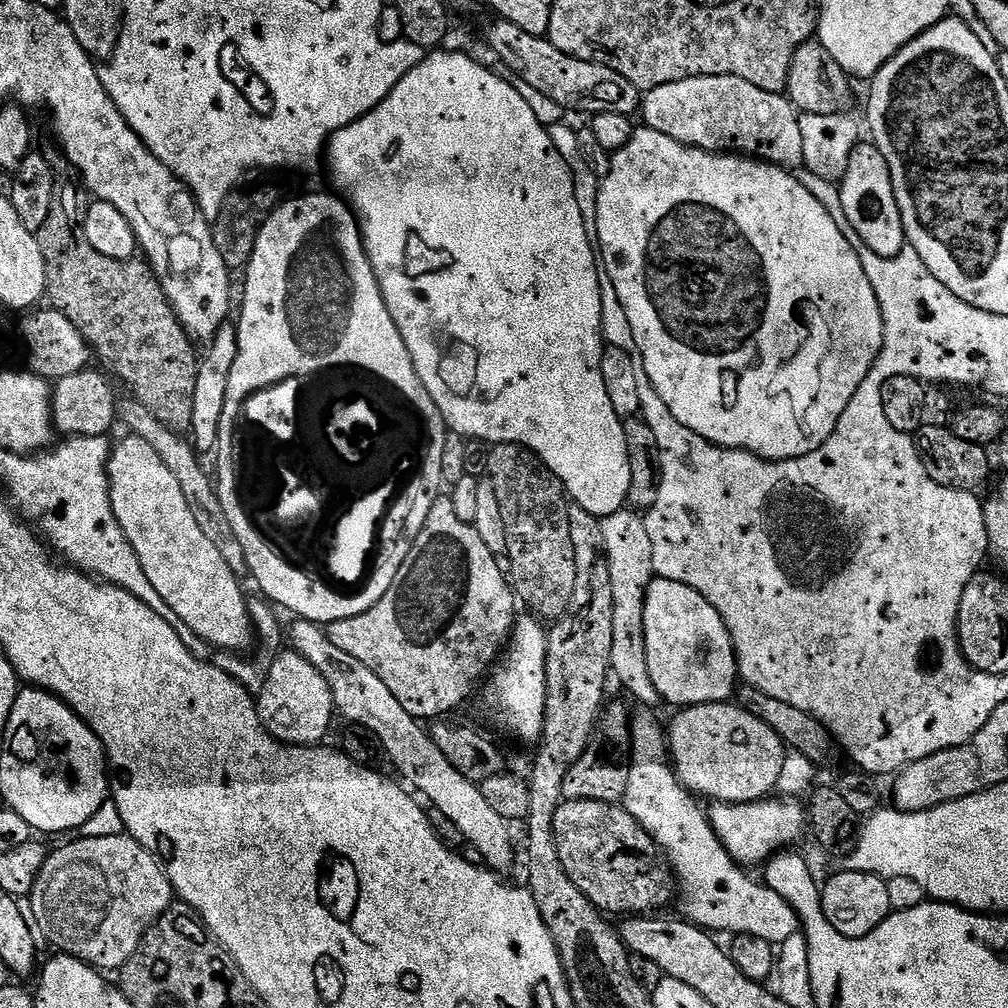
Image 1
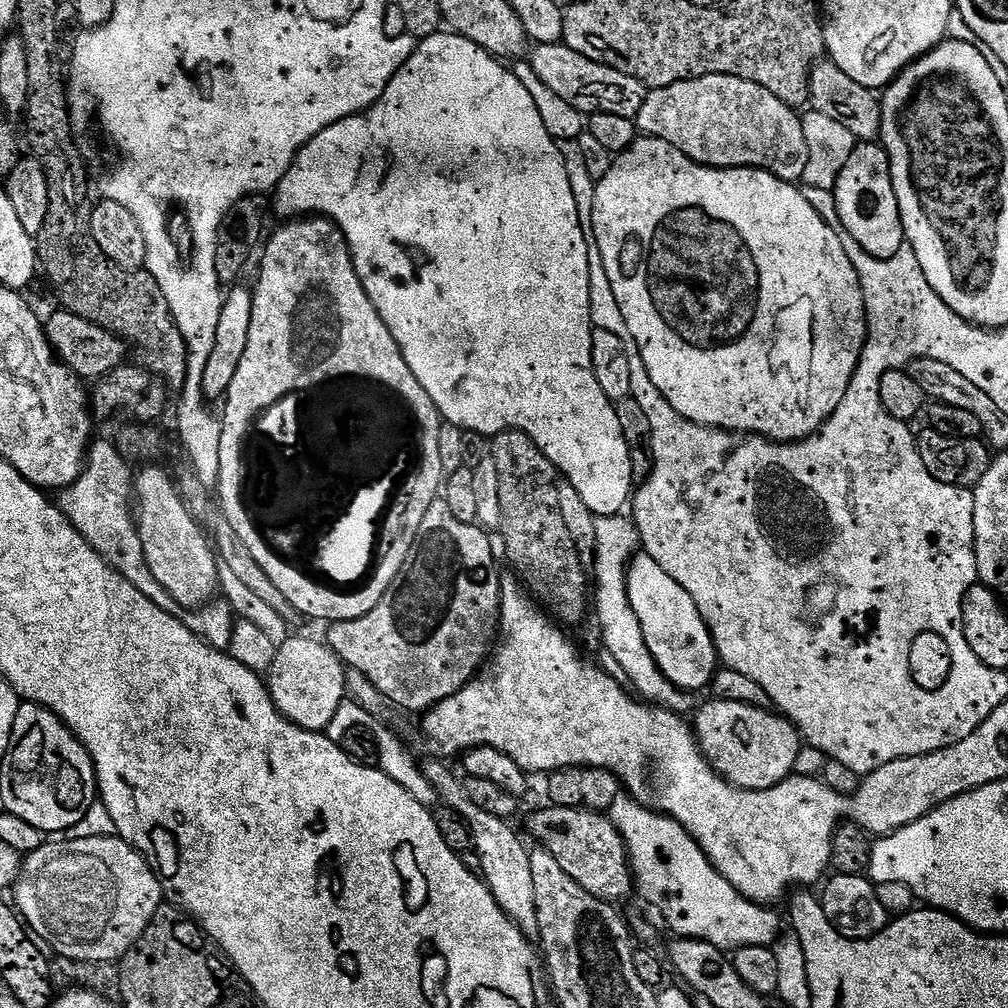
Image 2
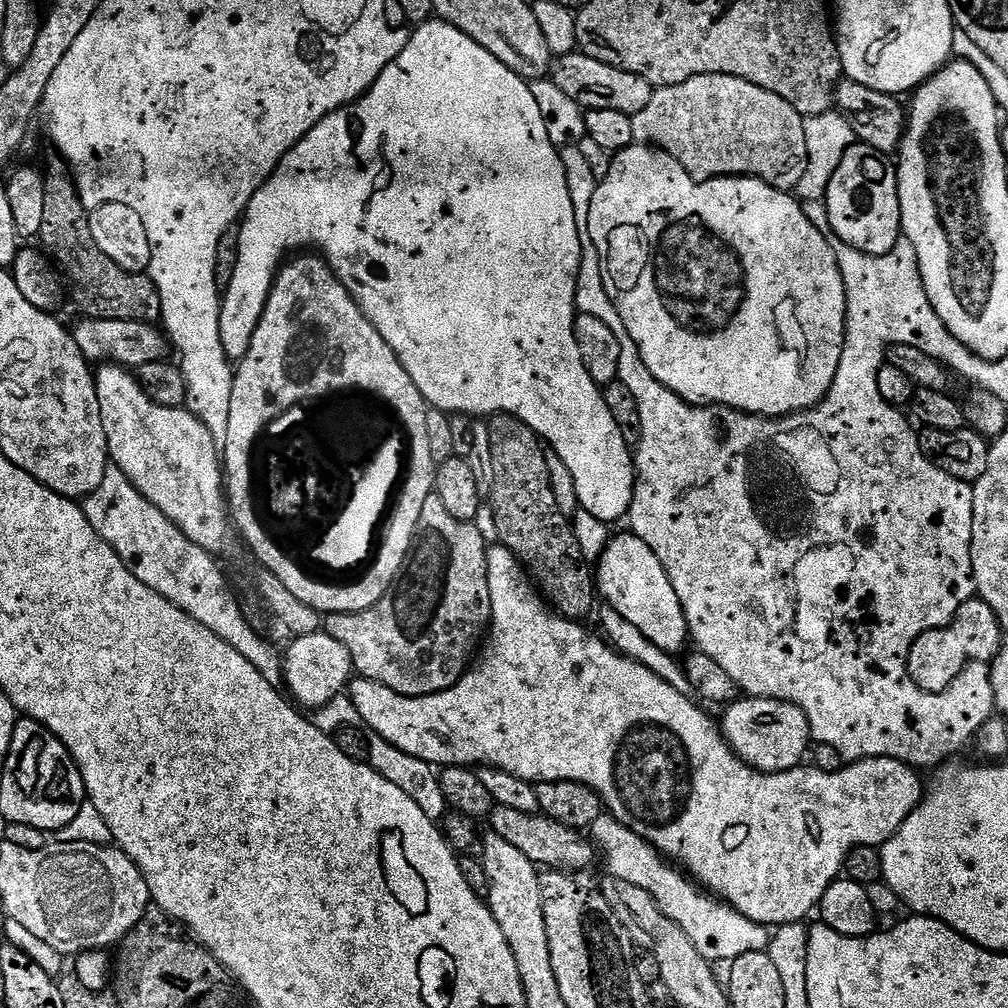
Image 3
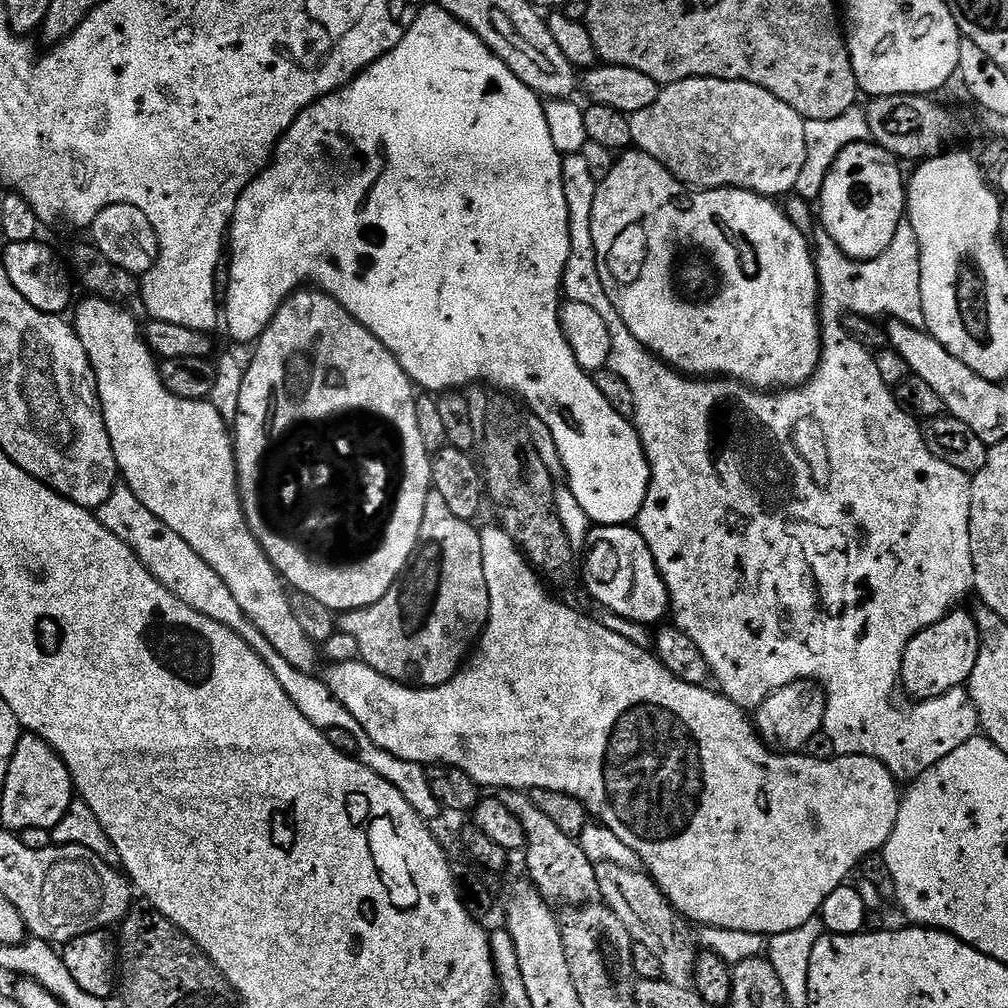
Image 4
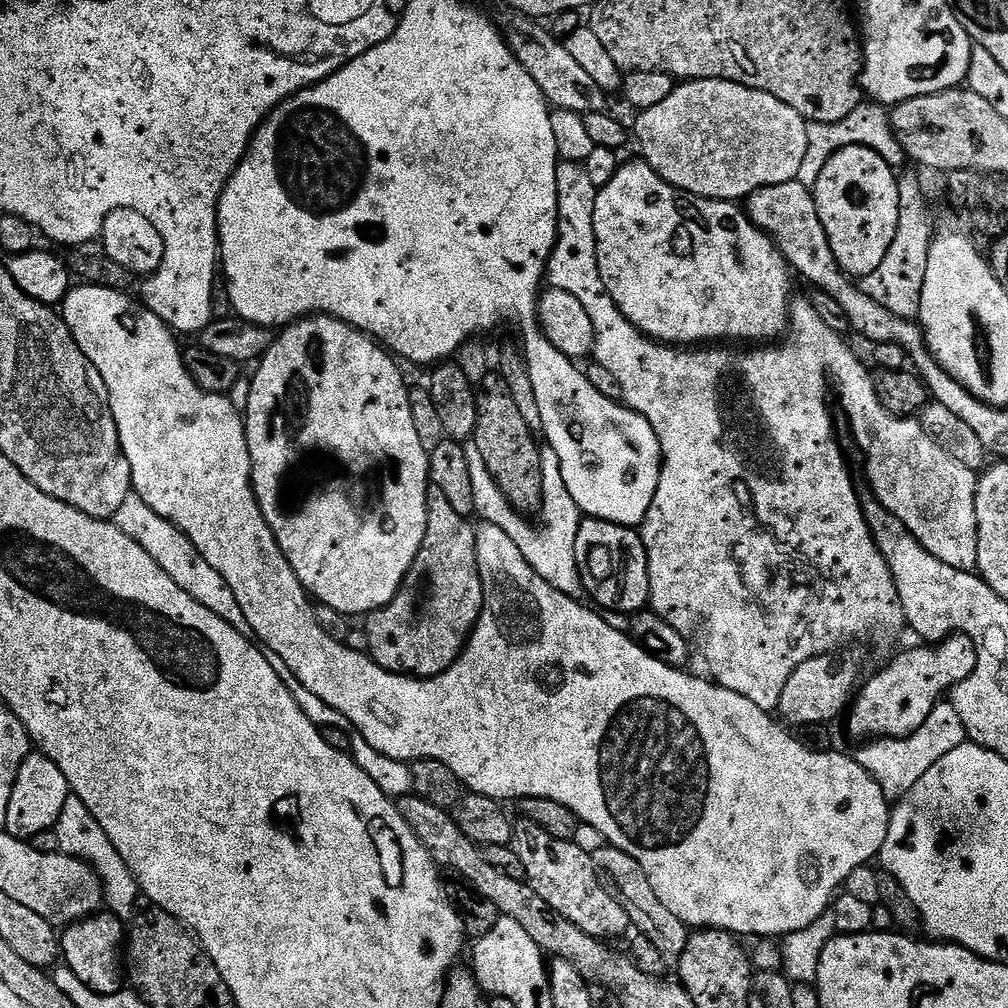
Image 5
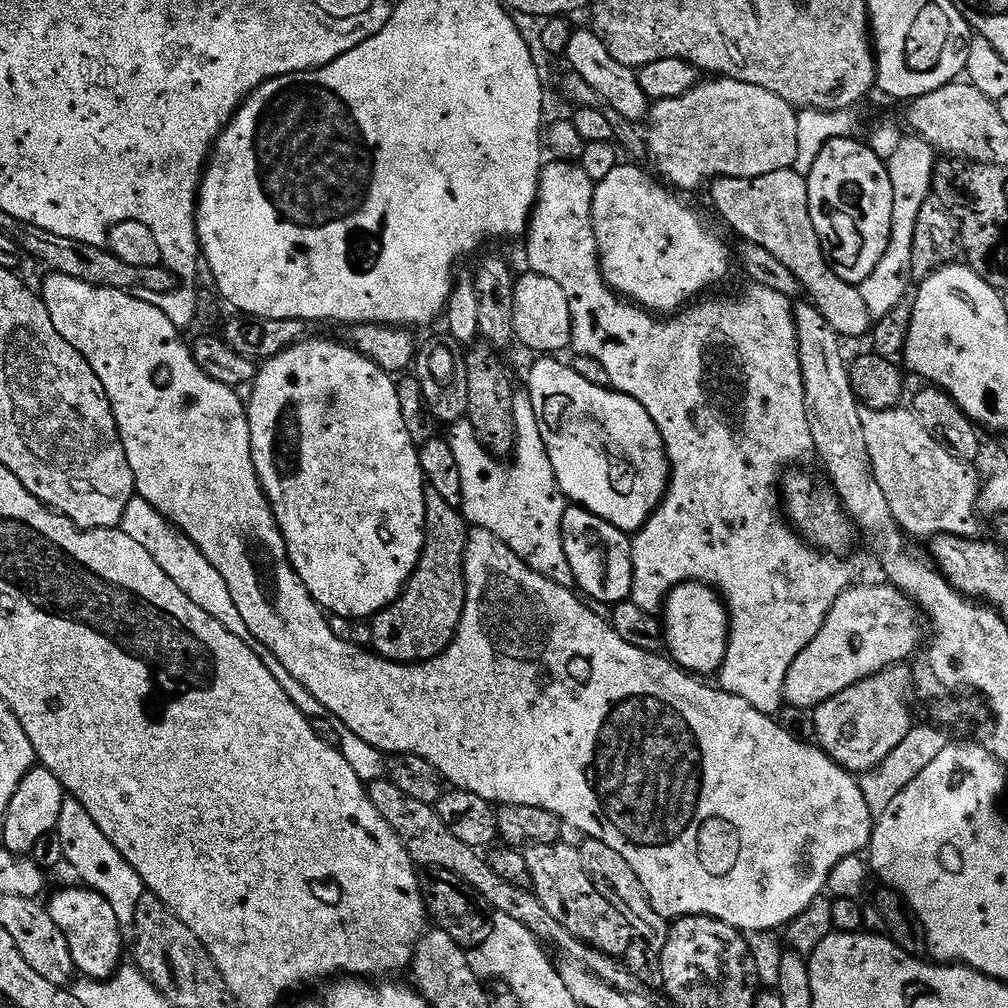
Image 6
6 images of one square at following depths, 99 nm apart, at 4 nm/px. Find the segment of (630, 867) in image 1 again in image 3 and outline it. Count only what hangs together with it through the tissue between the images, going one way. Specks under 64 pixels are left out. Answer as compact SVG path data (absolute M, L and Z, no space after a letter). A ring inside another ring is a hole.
M496 804L492 809L490 823L491 831L506 838L506 842L510 842L518 850L522 850L522 854L526 854L530 862L548 870L567 870L572 874L580 874L576 872L590 867L592 859L597 859L598 856L593 841L583 831L551 820L540 812L510 810L510 806Z

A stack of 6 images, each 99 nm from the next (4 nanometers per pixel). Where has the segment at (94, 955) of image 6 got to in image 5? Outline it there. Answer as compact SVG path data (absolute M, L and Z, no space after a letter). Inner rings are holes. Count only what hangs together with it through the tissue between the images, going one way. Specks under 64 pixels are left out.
M99 912L95 916L88 917L76 924L69 925L61 933L61 955L66 961L68 970L76 976L94 993L100 996L109 996L121 991L122 984L118 982L118 976L122 974L122 964L117 960L118 952L122 950L126 928L123 921L110 912Z

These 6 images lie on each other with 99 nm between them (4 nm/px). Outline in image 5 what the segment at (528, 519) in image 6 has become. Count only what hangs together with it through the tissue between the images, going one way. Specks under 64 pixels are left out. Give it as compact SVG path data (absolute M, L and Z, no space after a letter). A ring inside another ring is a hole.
M467 441L464 448L473 483L476 516L485 524L499 526L512 539L514 546L518 546L522 558L526 558L526 562L530 562L530 566L534 570L534 574L538 574L538 578L546 578L546 582L550 586L554 586L554 590L566 594L570 599L583 601L588 596L588 591L580 577L574 550L574 542L578 542L578 526L582 513L574 502L574 498L570 498L570 490L566 490L566 482L562 482L562 466L558 462L558 454L554 454L554 450L547 446L540 449L542 498L538 502L540 525L535 528L530 521L523 520L512 509L515 508L513 501L506 499L502 490L498 490L493 475L486 469L486 464L475 441Z

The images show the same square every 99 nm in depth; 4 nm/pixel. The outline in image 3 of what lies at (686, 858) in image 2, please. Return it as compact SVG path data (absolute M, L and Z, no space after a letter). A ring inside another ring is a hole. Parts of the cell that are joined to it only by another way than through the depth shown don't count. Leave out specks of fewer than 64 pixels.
M611 814L600 816L591 826L590 836L602 860L604 856L607 875L642 886L642 890L656 899L666 916L686 930L686 936L694 942L702 958L710 962L731 962L742 958L742 954L767 949L770 932L765 925L754 923L731 904L709 894L691 875L681 871L668 857L660 855L646 838L626 827L618 818Z

